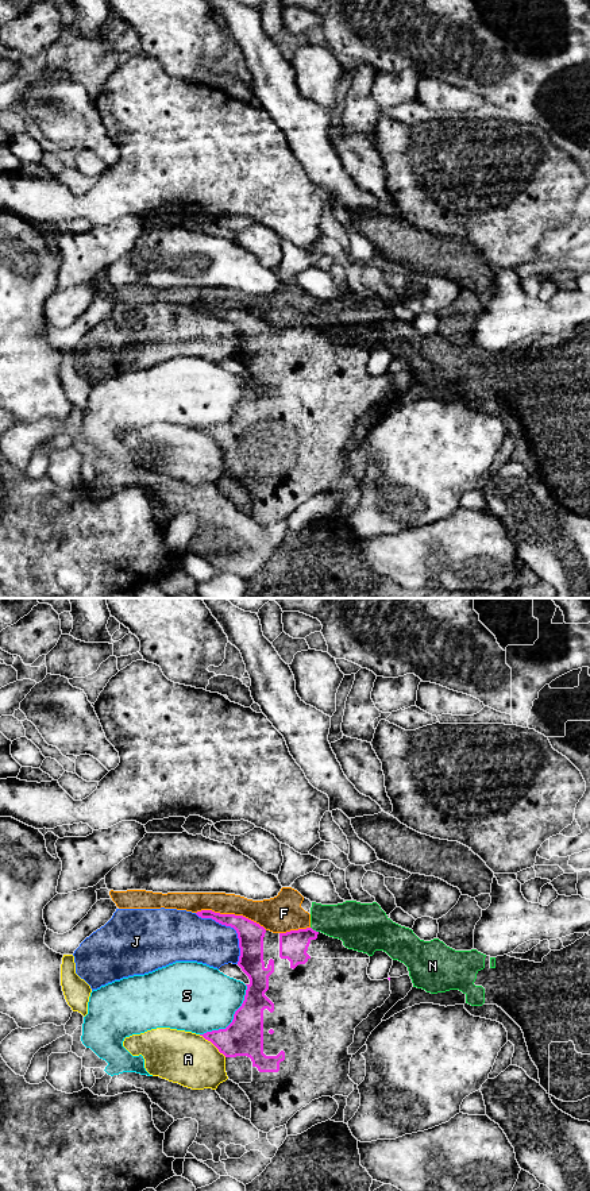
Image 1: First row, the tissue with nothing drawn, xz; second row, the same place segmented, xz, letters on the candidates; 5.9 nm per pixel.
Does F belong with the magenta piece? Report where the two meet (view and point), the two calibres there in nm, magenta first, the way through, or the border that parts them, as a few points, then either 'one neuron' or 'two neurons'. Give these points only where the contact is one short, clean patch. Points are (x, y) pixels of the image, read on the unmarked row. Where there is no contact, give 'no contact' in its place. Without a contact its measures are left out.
meets magenta in xz at (231, 309); 150 nm thick on the magenta side, 190 nm on the other; two neurons

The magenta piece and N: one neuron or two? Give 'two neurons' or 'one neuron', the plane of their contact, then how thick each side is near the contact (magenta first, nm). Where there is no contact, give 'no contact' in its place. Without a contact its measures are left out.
two neurons; meets magenta in xz; 170 nm thick on the magenta side, 260 nm on the other

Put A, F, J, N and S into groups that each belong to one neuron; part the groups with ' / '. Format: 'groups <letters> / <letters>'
groups A / F N / J / S

